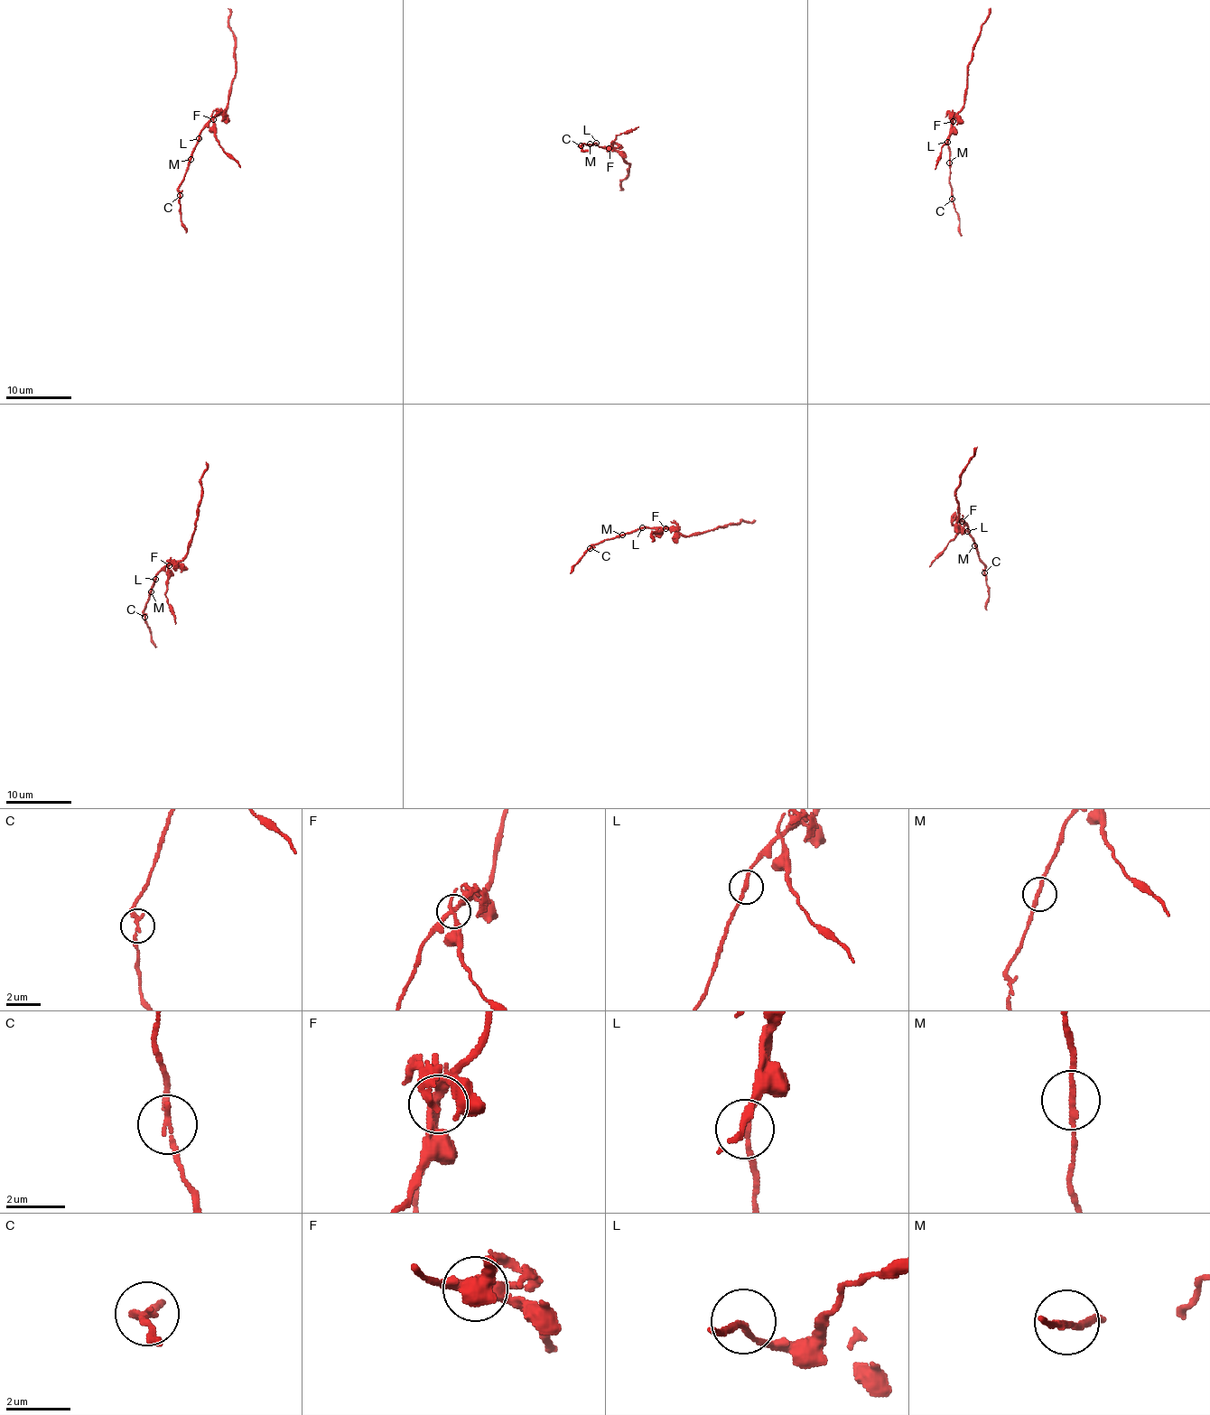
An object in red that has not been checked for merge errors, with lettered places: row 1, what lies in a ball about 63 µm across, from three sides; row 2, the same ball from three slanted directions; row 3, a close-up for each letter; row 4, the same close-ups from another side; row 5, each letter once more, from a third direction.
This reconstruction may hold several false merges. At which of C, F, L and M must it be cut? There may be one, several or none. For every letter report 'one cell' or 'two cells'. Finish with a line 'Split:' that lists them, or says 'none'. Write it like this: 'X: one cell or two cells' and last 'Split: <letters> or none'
C: two cells
F: two cells
L: one cell
M: one cell
Split: C, F

